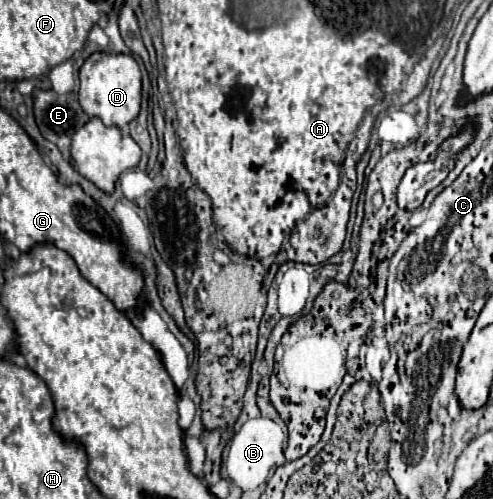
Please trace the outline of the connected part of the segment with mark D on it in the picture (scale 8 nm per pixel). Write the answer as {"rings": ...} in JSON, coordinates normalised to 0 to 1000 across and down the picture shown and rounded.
{"rings":[[[187,106],[162,134],[162,182],[158,198],[178,230],[203,234],[215,251],[247,255],[264,246],[284,222],[284,134],[268,110],[252,106]]]}

